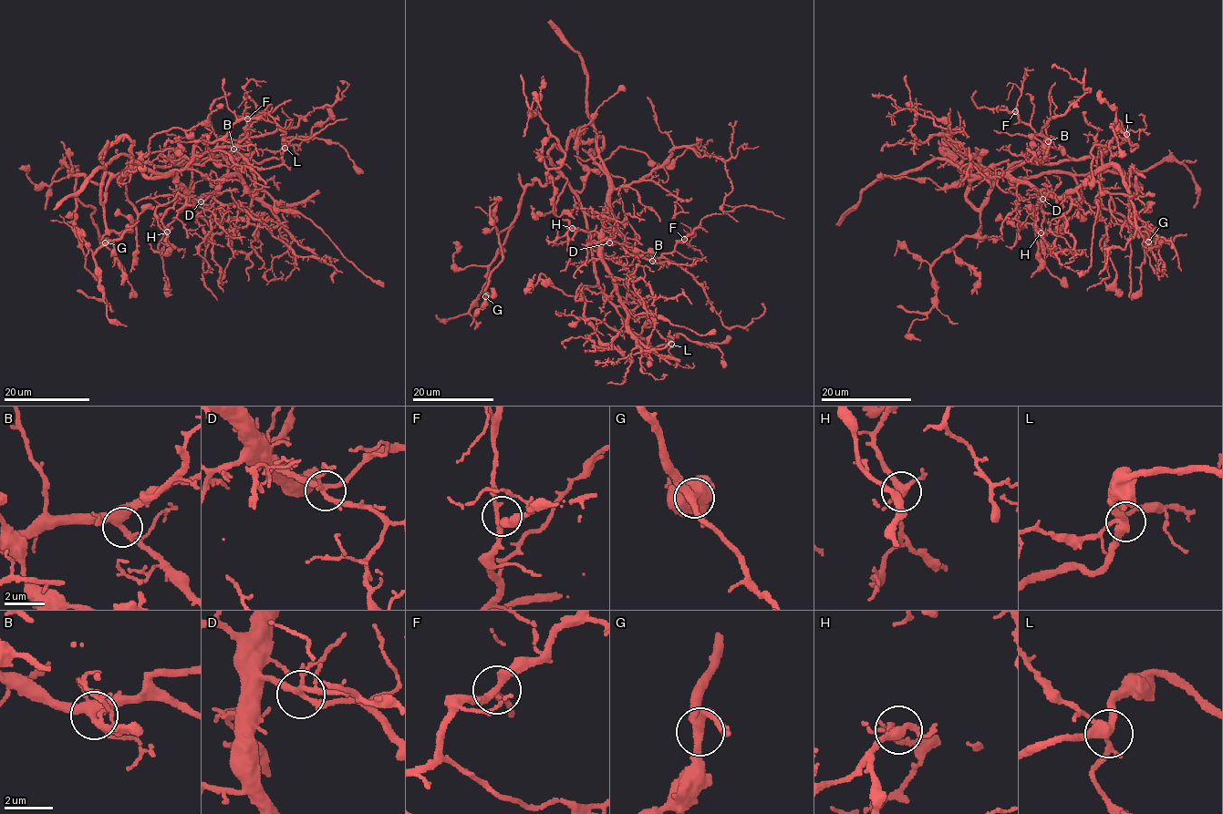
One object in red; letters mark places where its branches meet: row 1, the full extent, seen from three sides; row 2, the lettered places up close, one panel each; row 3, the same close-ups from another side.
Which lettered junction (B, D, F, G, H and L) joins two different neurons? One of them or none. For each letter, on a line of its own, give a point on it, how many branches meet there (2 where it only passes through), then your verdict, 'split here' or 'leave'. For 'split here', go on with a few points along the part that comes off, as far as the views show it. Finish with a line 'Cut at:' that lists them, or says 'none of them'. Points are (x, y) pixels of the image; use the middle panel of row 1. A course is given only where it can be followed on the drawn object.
B: place (652, 261); branches 5; leave
D: place (609, 242); branches 5; leave
F: place (684, 239); branches 4; leave
G: place (485, 296); branches 3; leave
H: place (572, 228); branches 4; leave
L: place (671, 344); branches 5; leave
Cut at: none of them

